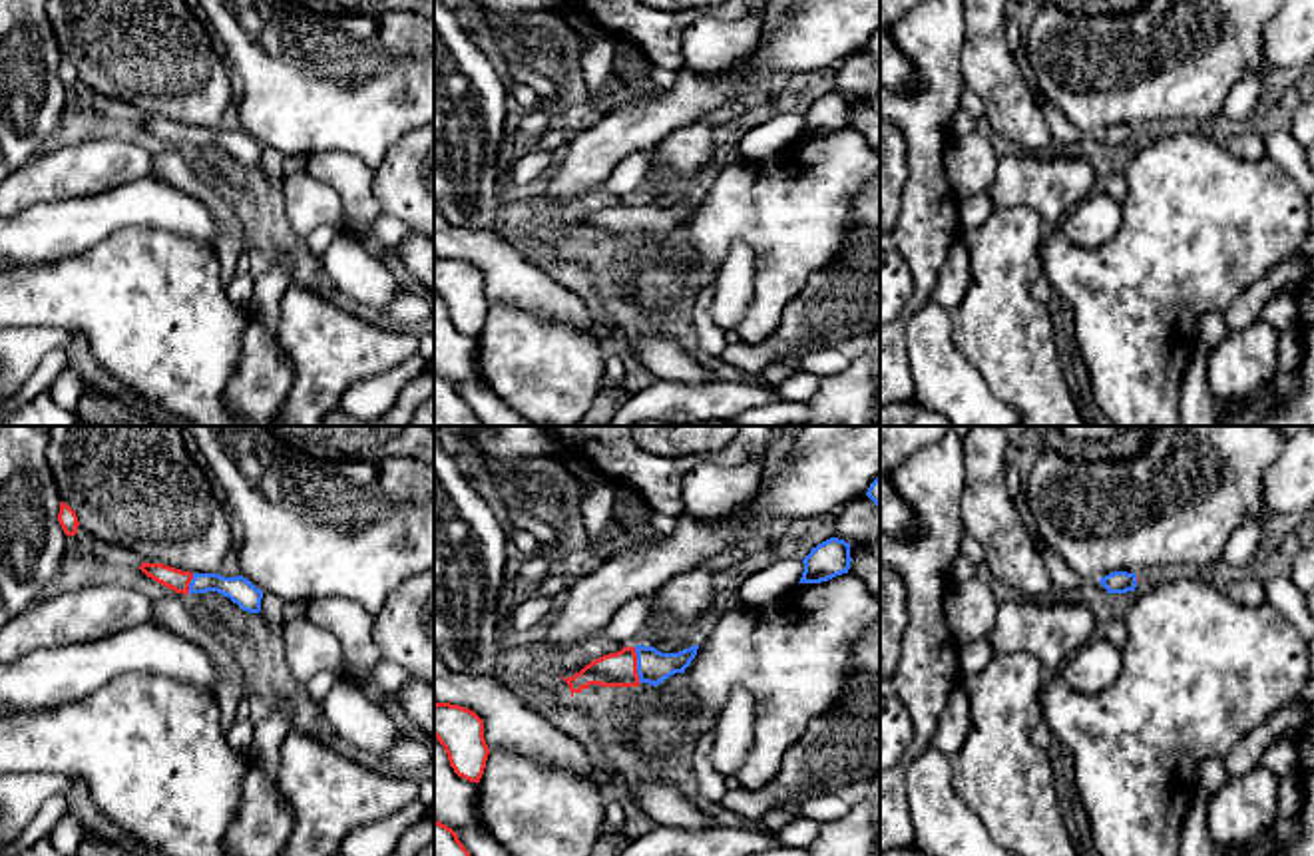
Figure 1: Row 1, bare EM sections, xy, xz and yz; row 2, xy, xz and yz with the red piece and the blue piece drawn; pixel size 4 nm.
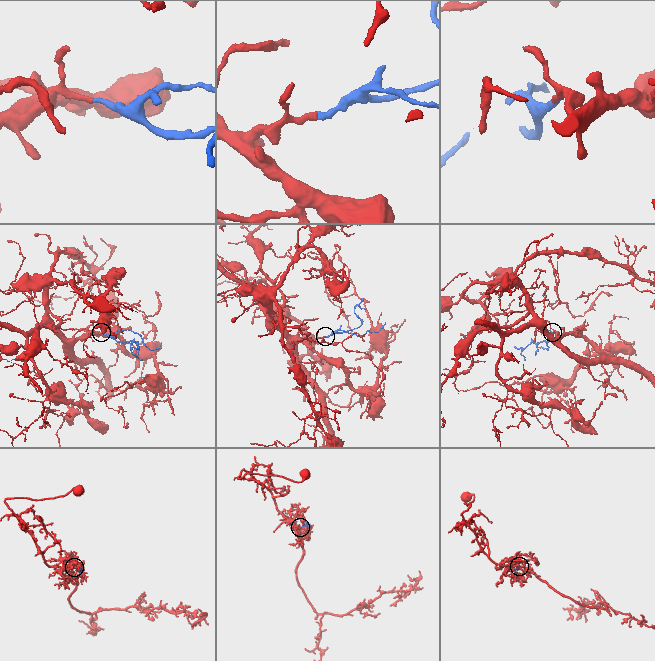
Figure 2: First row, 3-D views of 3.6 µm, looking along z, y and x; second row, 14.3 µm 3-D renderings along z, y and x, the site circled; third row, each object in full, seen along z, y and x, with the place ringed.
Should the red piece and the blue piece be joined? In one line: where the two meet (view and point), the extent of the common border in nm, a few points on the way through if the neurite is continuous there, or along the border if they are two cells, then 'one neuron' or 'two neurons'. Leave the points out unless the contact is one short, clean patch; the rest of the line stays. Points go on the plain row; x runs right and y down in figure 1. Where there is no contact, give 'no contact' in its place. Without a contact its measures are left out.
contact xz (636, 219); length 150 nm; way xz (618, 223), (636, 219), (654, 221); one neuron

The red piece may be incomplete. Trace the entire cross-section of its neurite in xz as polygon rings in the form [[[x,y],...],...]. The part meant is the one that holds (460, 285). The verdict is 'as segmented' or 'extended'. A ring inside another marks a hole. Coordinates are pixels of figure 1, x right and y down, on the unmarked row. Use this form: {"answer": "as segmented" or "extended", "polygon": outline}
{"answer": "as segmented", "polygon": [[[436,257],[434,291],[444,301],[454,326],[478,338],[490,309],[484,275],[460,259]]]}

